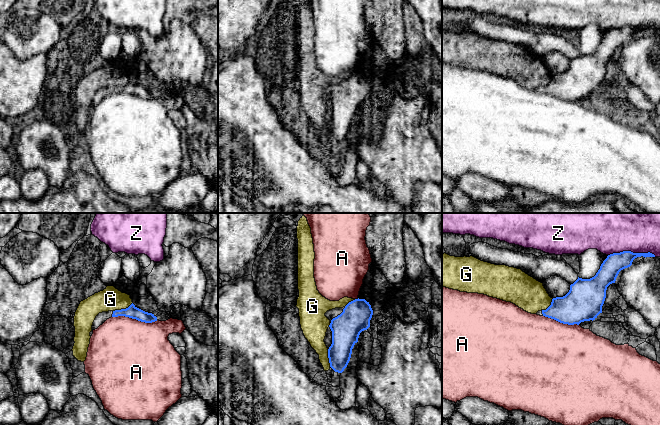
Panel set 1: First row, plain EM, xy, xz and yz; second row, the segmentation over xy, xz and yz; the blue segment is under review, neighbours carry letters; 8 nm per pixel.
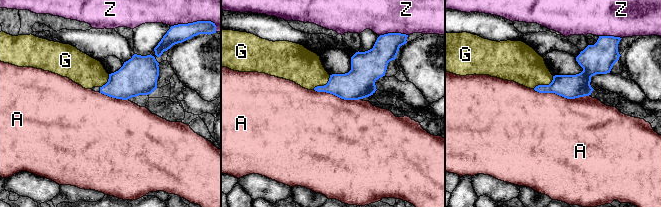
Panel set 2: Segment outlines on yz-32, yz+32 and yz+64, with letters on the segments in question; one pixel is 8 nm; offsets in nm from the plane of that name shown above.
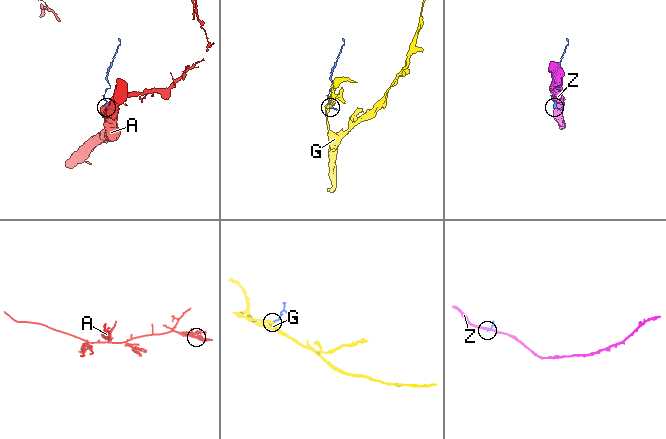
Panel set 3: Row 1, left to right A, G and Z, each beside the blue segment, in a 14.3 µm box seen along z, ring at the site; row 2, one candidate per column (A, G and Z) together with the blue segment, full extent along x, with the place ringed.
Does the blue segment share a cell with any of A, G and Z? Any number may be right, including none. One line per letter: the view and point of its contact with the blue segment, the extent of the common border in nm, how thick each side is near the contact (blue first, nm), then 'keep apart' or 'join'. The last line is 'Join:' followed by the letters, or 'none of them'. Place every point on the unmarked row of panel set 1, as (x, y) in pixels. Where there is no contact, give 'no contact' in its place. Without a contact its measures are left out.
A: meets blue in xy at (135, 94); contact 360 nm long; 100 nm thick on the blue side, 480 nm on the other; keep apart
G: meets blue in xy at (122, 85); contact 180 nm long; 100 nm thick on the blue side, 190 nm on the other; keep apart
Z: meets blue in yz at (632, 28); contact 380 nm long; 160 nm thick on the blue side, 240 nm on the other; keep apart
Join: none of them

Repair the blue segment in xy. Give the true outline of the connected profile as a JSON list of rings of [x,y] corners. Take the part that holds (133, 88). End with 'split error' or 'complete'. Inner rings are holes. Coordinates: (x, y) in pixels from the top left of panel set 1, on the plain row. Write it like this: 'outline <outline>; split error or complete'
outline [[[133,79],[126,85],[108,87],[99,89],[92,101],[92,106],[97,105],[100,101],[102,101],[107,95],[111,93],[125,92],[132,95],[136,95],[145,99],[152,99],[157,97],[157,93],[152,90],[145,88],[139,84],[137,84]]]; split error

